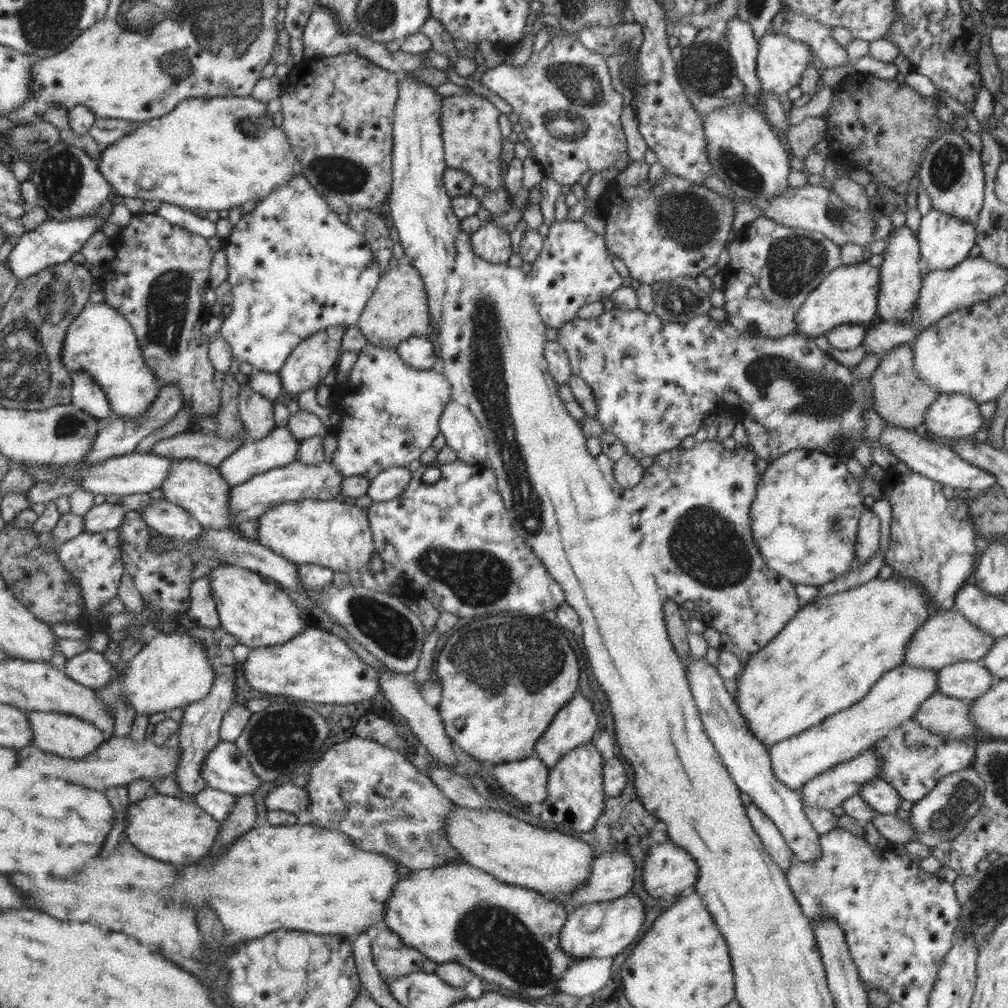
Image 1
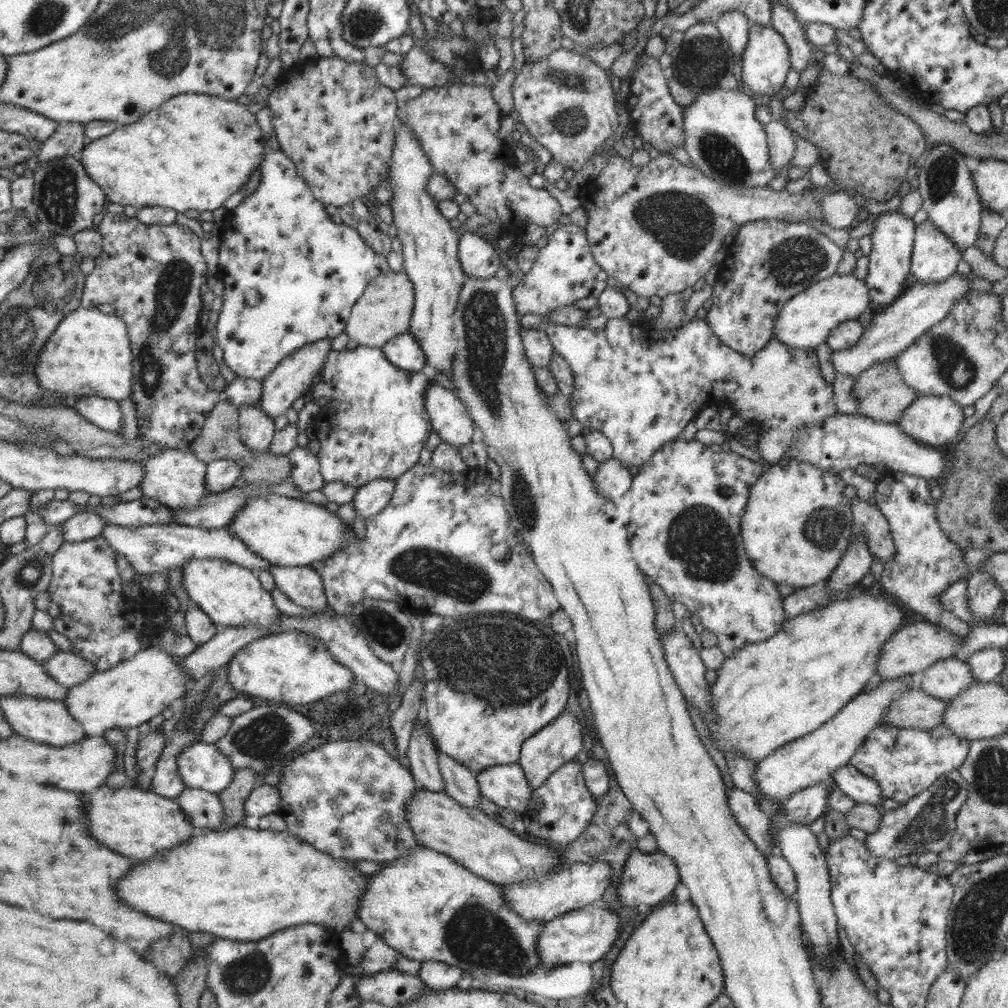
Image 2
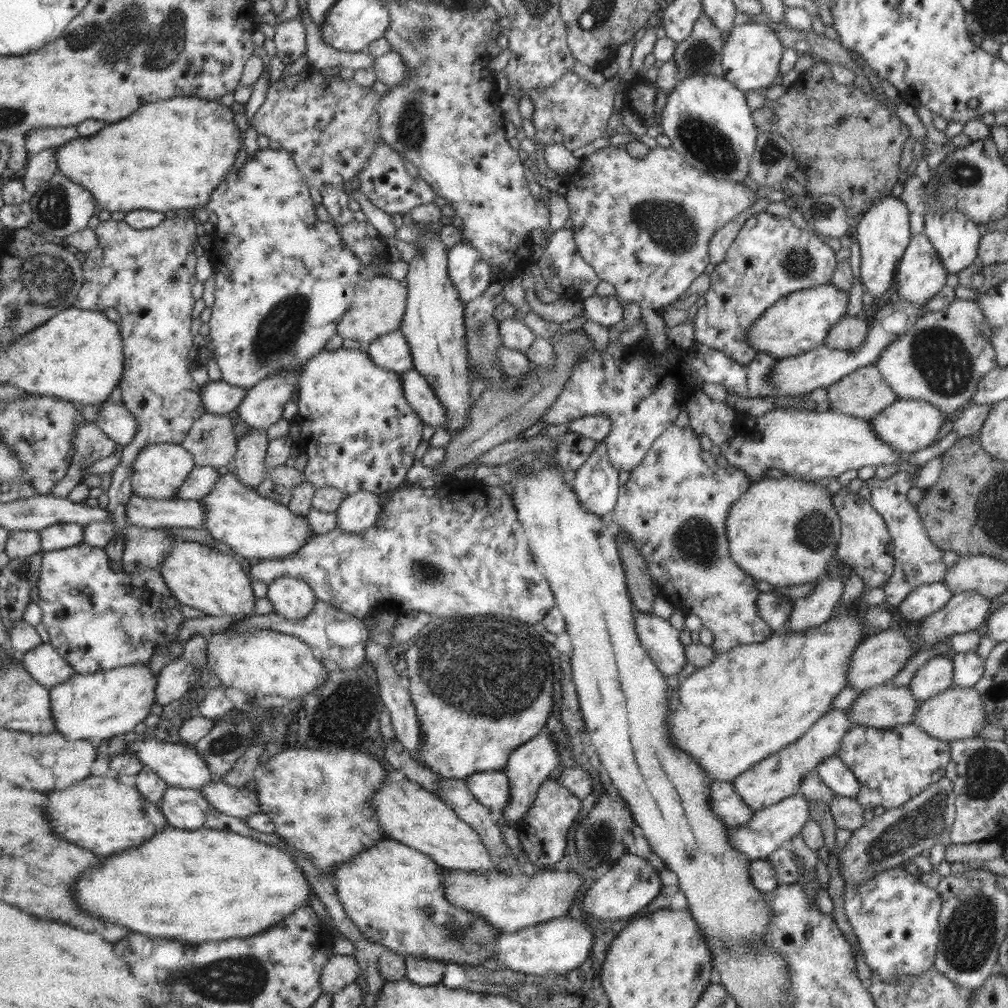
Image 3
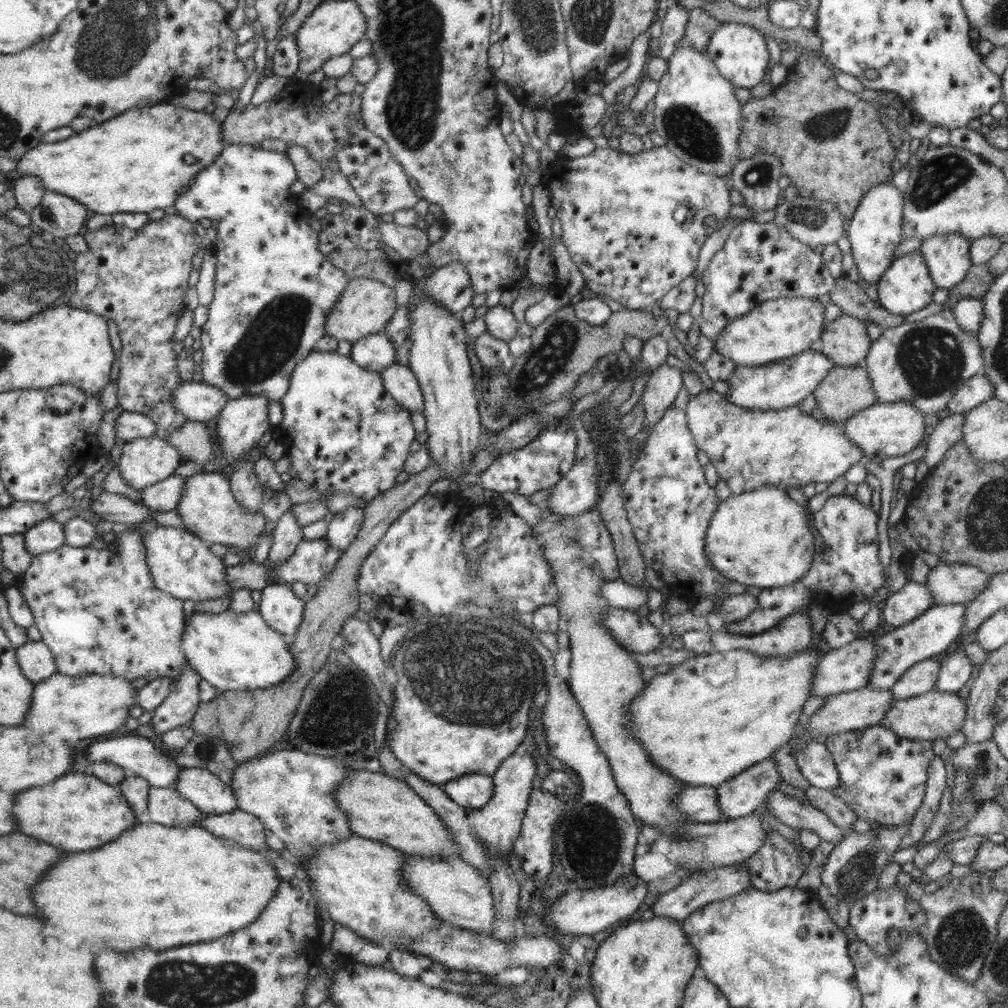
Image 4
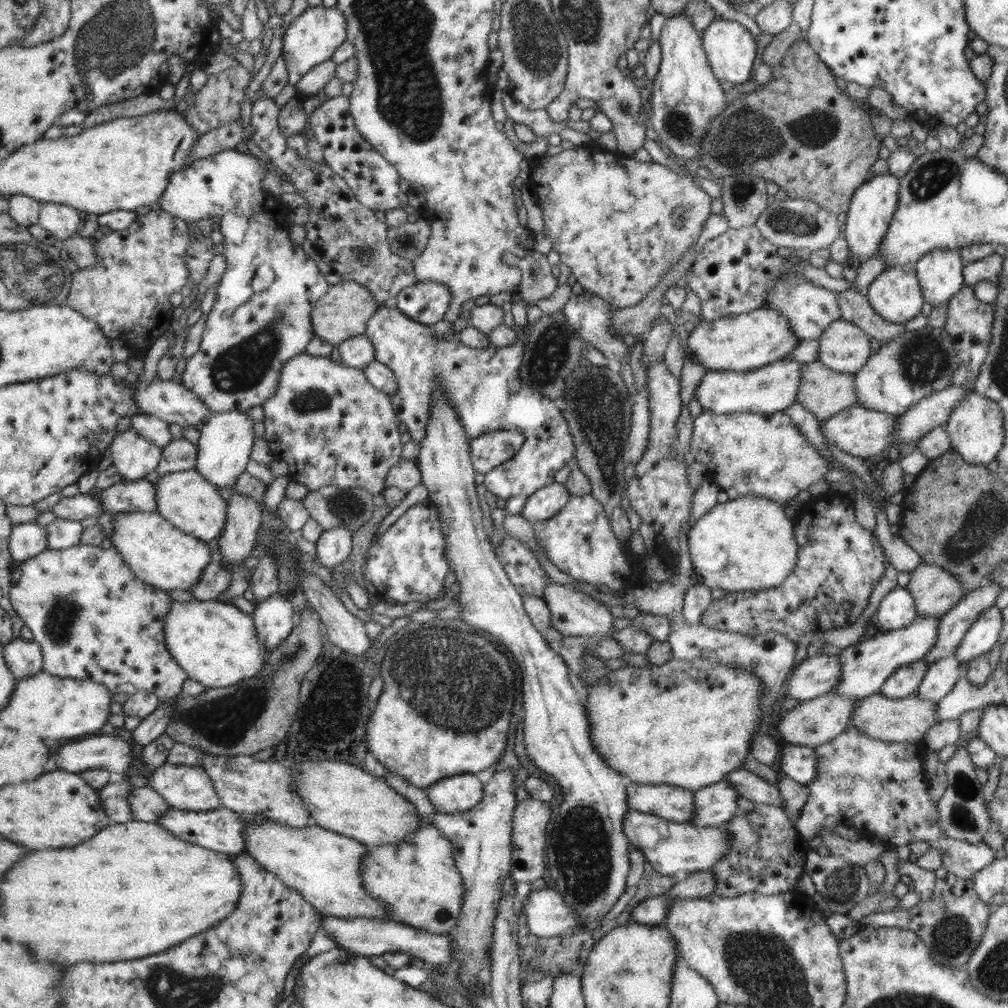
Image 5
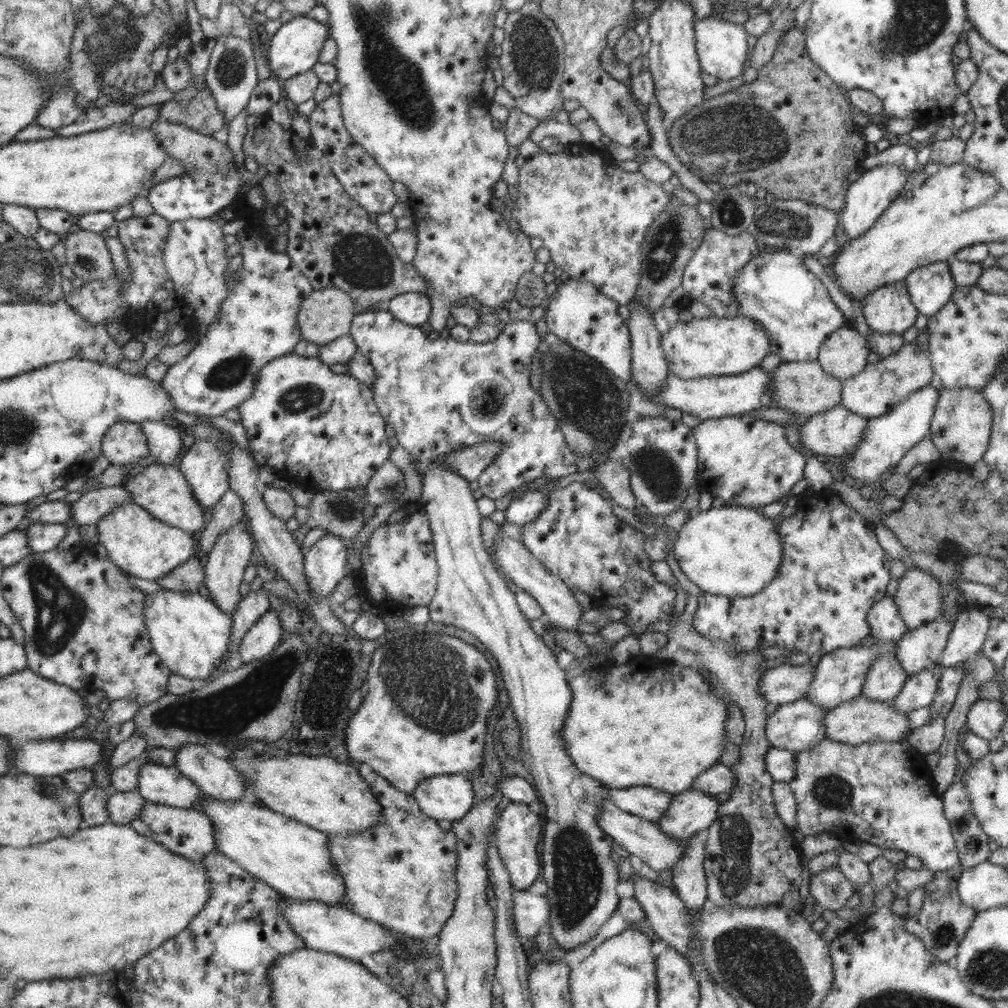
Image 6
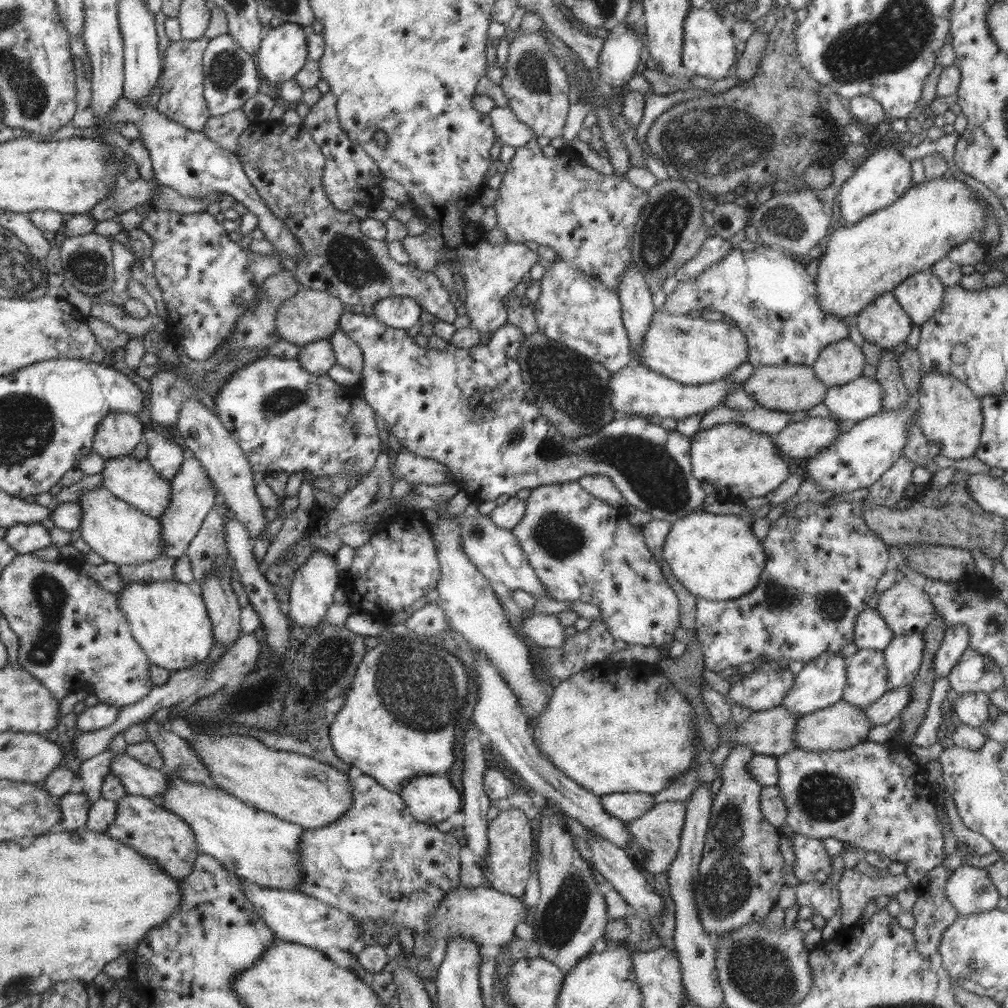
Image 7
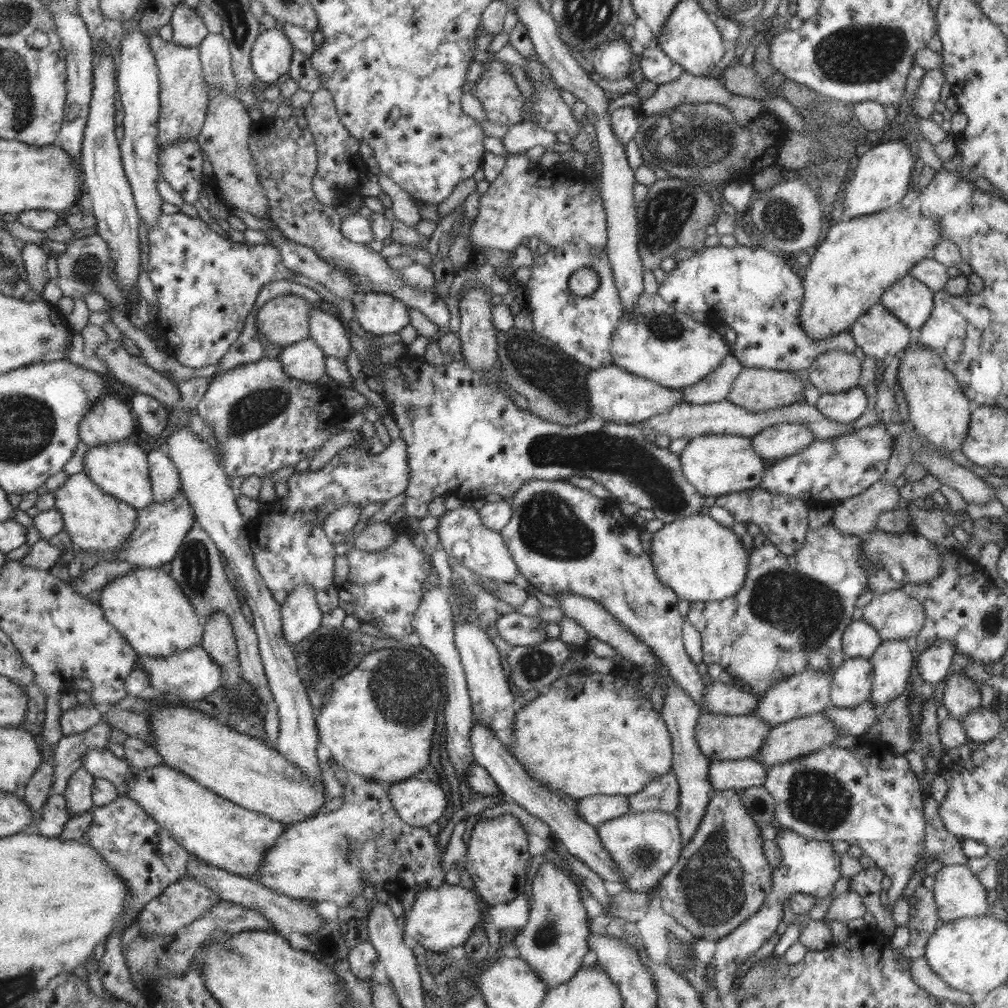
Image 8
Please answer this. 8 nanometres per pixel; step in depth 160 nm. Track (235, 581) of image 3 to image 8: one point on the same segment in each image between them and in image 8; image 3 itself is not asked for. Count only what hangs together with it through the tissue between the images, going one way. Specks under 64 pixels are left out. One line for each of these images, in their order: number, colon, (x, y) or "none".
4: (181, 564)
5: (162, 556)
6: (143, 546)
7: (119, 532)
8: (95, 521)

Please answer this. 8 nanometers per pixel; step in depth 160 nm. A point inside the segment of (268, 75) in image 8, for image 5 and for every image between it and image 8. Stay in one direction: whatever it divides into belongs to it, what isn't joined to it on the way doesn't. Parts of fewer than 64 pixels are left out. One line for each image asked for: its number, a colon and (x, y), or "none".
5: (312, 38)
6: (295, 47)
7: (282, 52)

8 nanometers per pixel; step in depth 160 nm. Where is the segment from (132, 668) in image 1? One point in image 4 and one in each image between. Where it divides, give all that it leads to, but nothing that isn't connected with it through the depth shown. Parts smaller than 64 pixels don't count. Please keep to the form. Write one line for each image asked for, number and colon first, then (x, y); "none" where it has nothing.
2: (132, 693)
3: (96, 707)
4: (74, 707)

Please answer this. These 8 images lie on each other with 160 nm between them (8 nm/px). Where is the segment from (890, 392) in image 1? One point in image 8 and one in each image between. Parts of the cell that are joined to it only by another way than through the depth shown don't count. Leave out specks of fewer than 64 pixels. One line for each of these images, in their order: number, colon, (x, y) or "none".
2: (882, 395)
3: (863, 393)
4: (844, 391)
5: (824, 392)
6: (803, 387)
7: (789, 388)
8: (755, 389)

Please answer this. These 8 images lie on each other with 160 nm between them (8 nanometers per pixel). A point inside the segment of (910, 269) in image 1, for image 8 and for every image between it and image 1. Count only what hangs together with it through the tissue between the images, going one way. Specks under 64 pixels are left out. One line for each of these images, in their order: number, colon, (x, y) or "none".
2: (893, 236)
3: (884, 231)
4: (876, 229)
5: (871, 209)
6: (867, 198)
7: (886, 175)
8: (882, 179)

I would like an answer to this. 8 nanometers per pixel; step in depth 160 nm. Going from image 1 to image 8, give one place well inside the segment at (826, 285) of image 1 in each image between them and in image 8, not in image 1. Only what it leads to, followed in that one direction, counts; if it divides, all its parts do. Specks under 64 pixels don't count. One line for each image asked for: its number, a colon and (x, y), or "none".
2: (805, 321)
3: (800, 321)
4: (778, 329)
5: (742, 342)
6: (710, 346)
7: (691, 351)
8: (654, 341)

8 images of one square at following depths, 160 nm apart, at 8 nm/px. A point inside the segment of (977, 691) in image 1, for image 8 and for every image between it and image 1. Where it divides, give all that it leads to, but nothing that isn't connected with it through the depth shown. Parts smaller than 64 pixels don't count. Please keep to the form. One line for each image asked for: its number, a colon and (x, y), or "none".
2: (945, 679)
3: (936, 675)
4: (920, 678)
5: (905, 681)
6: (886, 677)
7: (866, 681)
8: (852, 682)

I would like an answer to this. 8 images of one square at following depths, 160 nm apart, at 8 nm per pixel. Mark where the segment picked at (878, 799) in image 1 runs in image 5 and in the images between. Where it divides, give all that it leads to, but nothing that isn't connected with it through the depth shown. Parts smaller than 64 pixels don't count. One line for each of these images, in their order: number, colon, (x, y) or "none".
2: (860, 788)
3: (834, 773)
4: (815, 762)
5: (797, 762)

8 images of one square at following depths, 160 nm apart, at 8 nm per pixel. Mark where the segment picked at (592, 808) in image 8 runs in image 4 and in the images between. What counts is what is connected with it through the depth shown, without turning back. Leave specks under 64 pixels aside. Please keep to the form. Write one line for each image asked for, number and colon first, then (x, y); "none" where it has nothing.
4: (700, 804)
5: (665, 801)
6: (646, 802)
7: (626, 806)

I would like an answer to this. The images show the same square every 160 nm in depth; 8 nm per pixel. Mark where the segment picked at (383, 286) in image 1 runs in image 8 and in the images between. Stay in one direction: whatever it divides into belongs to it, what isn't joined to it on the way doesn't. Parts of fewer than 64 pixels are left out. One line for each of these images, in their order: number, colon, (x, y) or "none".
2: (384, 310)
3: (378, 306)
4: (365, 306)
5: (342, 313)
6: (326, 314)
7: (309, 315)
8: (283, 320)

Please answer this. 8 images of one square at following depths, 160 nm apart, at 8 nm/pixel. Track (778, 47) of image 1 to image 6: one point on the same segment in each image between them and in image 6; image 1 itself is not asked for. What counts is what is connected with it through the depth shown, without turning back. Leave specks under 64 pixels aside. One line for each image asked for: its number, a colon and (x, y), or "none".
2: (765, 62)
3: (751, 53)
4: (739, 51)
5: (730, 48)
6: (722, 49)

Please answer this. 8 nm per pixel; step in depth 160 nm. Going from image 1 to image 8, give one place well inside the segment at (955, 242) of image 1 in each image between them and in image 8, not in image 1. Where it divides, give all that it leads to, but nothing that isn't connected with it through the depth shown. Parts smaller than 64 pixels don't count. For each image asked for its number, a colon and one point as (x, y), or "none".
2: (934, 258)
3: (920, 274)
4: (906, 286)
5: (895, 294)
6: (888, 309)
7: (883, 322)
8: (877, 332)

